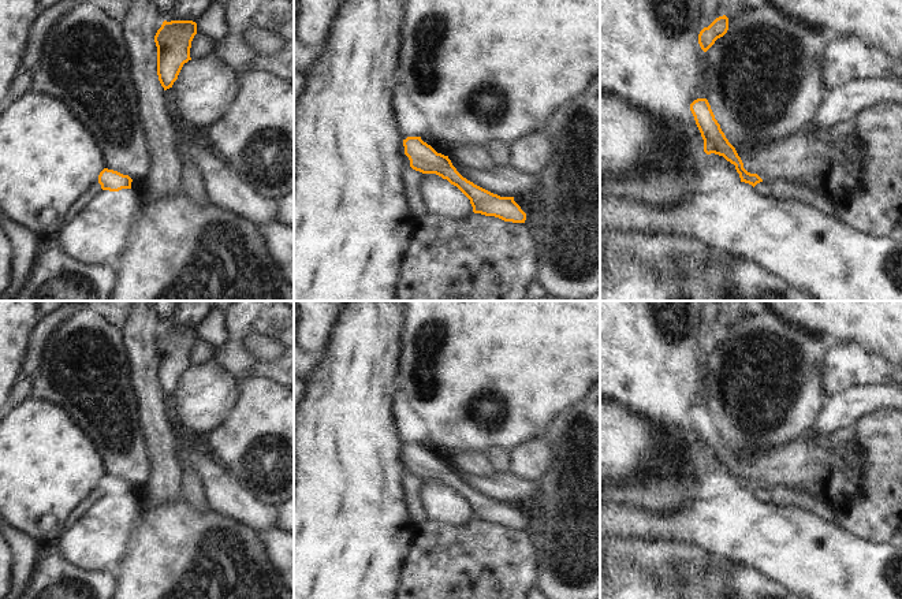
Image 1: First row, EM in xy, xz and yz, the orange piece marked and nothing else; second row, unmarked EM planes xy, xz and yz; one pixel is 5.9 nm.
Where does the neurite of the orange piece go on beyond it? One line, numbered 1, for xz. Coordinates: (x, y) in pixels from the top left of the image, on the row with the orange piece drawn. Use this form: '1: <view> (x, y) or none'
1: none

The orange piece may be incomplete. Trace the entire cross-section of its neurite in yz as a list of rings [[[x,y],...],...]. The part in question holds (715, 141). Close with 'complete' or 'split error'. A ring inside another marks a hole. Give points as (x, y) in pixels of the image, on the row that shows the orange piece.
[[[707,98],[694,100],[690,104],[690,111],[704,139],[704,152],[707,155],[715,153],[723,156],[727,161],[734,164],[741,182],[749,183],[753,187],[763,182],[757,174],[750,174],[743,168],[741,157],[722,131]]]; complete

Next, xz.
[[[407,137],[403,139],[403,146],[413,170],[447,179],[470,200],[474,213],[495,216],[504,222],[525,223],[526,213],[514,201],[514,197],[500,197],[467,181],[456,171],[448,156],[437,153],[421,137]]]; complete

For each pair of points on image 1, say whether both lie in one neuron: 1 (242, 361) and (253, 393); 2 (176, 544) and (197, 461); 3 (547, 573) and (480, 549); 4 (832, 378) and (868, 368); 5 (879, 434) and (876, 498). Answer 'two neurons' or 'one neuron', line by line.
1: two neurons
2: two neurons
3: two neurons
4: one neuron
5: one neuron

